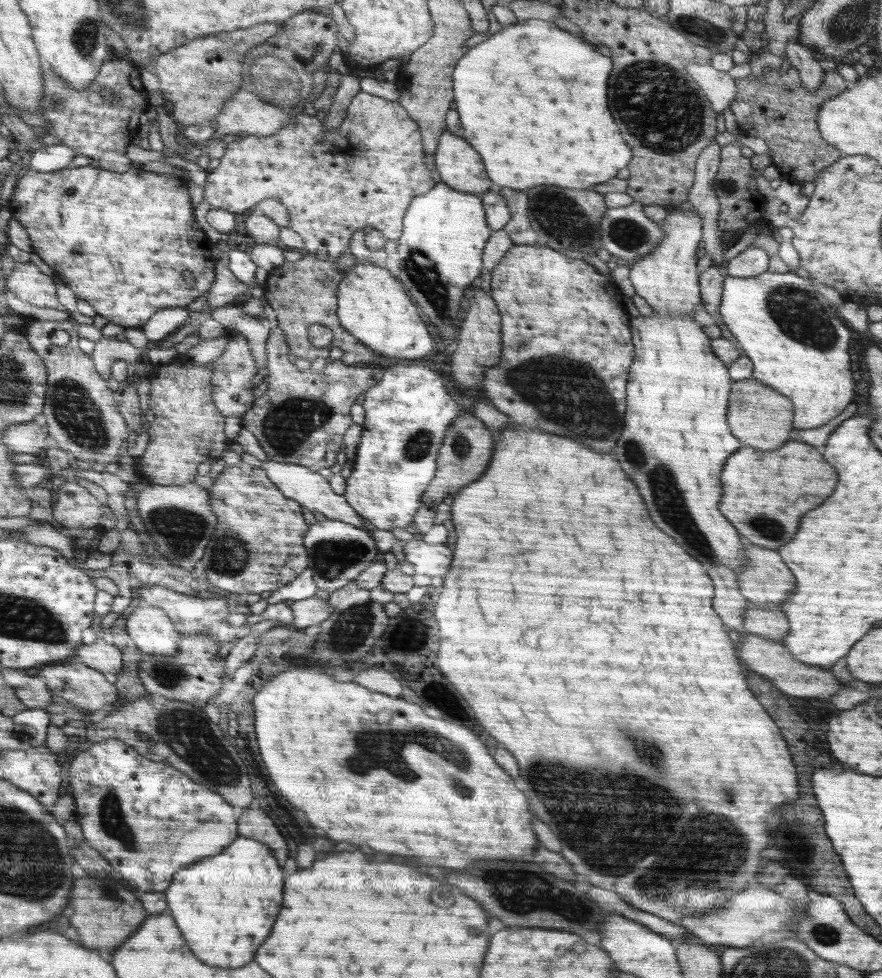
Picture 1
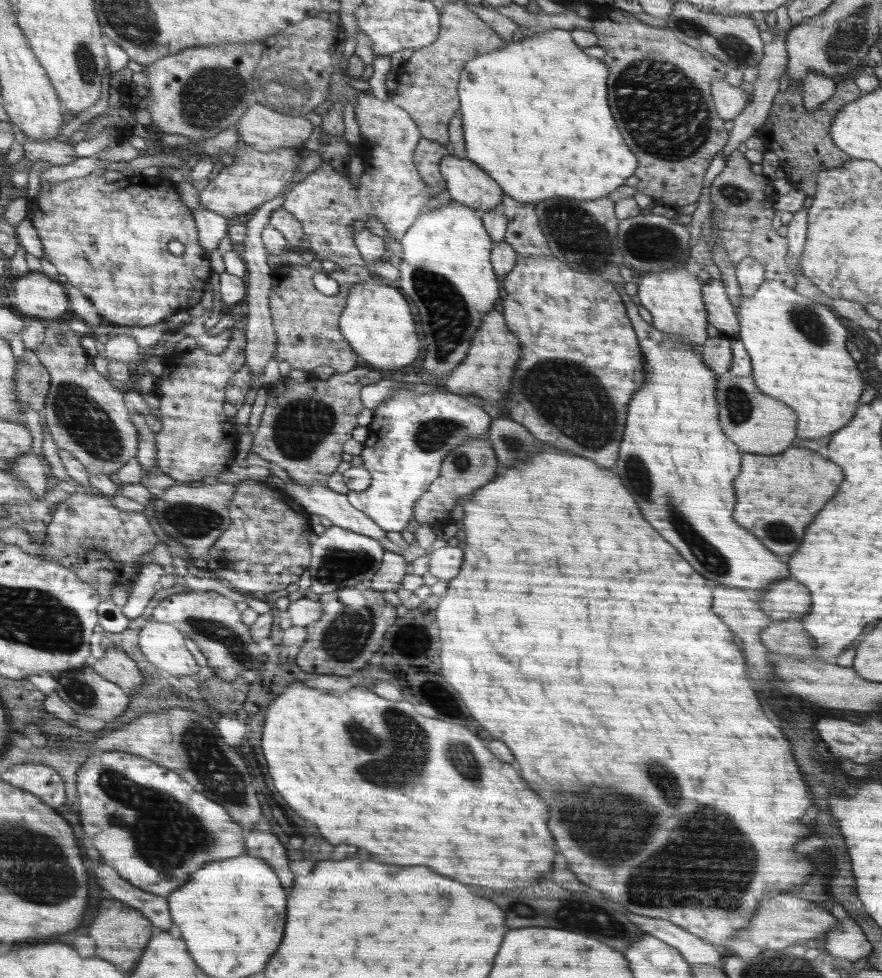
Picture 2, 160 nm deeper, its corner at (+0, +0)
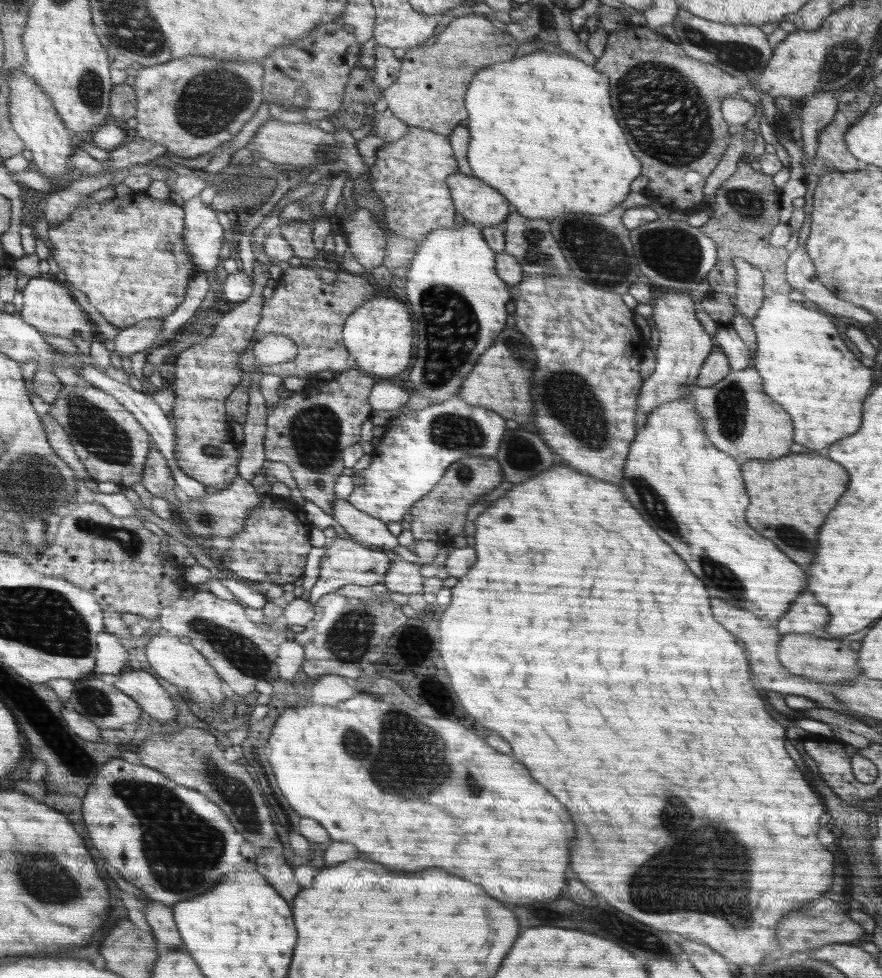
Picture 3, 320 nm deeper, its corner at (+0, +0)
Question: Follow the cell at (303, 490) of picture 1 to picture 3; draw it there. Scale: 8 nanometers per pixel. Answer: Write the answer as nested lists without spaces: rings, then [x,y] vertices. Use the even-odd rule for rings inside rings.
[[[336,498],[333,502],[332,517],[356,542],[373,548],[384,546],[384,550],[394,550],[396,546],[396,536],[388,531],[383,520],[362,512],[343,498]]]

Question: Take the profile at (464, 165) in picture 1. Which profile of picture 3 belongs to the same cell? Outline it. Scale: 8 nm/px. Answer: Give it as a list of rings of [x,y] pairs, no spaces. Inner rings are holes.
[[[454,172],[448,178],[456,212],[480,229],[504,225],[512,211],[511,202],[496,188],[472,175]]]

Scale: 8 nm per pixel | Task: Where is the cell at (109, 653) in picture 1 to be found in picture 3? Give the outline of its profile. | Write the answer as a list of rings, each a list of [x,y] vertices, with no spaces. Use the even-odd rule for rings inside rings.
[[[133,668],[124,670],[120,674],[116,674],[114,685],[118,690],[137,701],[142,710],[158,722],[172,722],[178,714],[176,705],[174,705],[169,692],[149,672],[142,669],[134,670]]]

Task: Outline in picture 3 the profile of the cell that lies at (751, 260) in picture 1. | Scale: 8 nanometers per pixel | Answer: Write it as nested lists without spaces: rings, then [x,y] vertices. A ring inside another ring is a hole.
[[[733,258],[737,270],[737,291],[734,301],[740,314],[752,321],[762,306],[766,292],[763,290],[762,271],[743,258]]]

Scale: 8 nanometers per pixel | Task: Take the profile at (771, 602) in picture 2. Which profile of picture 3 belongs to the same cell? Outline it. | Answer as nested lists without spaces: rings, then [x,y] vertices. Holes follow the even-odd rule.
[[[802,592],[798,600],[794,601],[787,613],[775,624],[781,634],[789,632],[807,632],[808,634],[821,634],[816,630],[824,630],[828,626],[828,612],[824,606],[818,606],[810,592]]]

